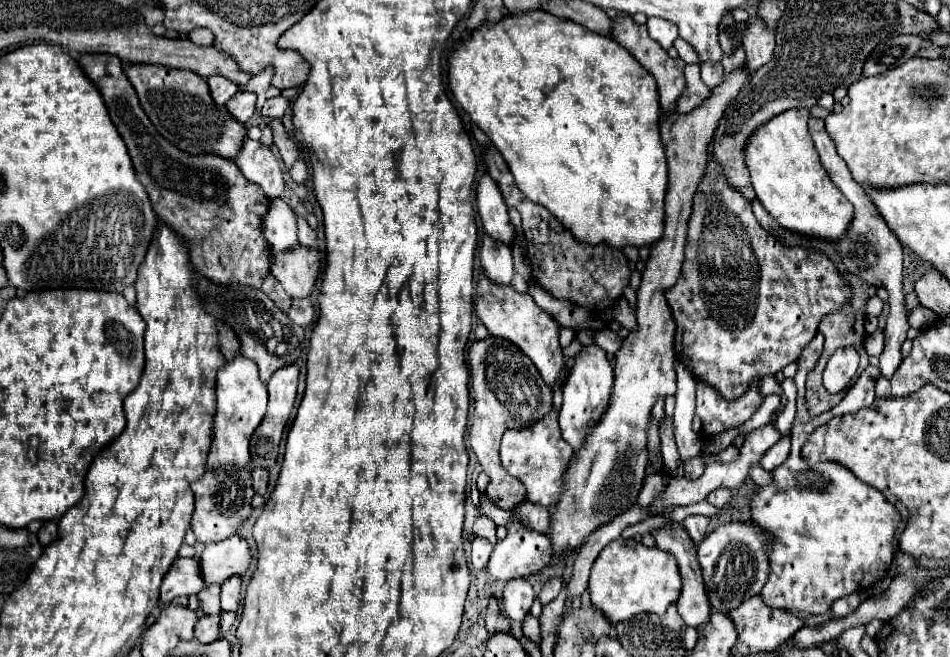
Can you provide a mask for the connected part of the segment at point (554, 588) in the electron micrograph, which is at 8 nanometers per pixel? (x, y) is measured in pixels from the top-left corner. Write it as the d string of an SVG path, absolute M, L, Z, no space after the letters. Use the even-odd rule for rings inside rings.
M549 577L545 583L543 583L543 589L539 593L539 599L543 605L547 605L549 601L553 601L561 591L561 577Z

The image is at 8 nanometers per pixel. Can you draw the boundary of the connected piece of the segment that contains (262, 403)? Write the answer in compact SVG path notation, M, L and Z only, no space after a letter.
M235 357L217 373L217 413L215 413L215 435L207 459L209 469L221 467L241 467L247 469L251 465L249 441L253 431L265 417L267 409L267 385L259 379L259 371L255 363L247 357Z

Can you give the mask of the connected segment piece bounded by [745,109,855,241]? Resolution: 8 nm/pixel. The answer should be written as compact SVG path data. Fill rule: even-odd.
M793 109L775 115L775 119L753 133L745 149L745 159L757 199L781 227L807 237L837 241L839 235L849 231L851 221L855 219L853 205L831 183L821 165L807 121L809 109Z

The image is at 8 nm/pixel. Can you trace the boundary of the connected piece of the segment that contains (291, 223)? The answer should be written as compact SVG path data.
M271 199L271 211L265 217L265 239L273 253L285 253L299 247L297 239L297 217L283 199Z

